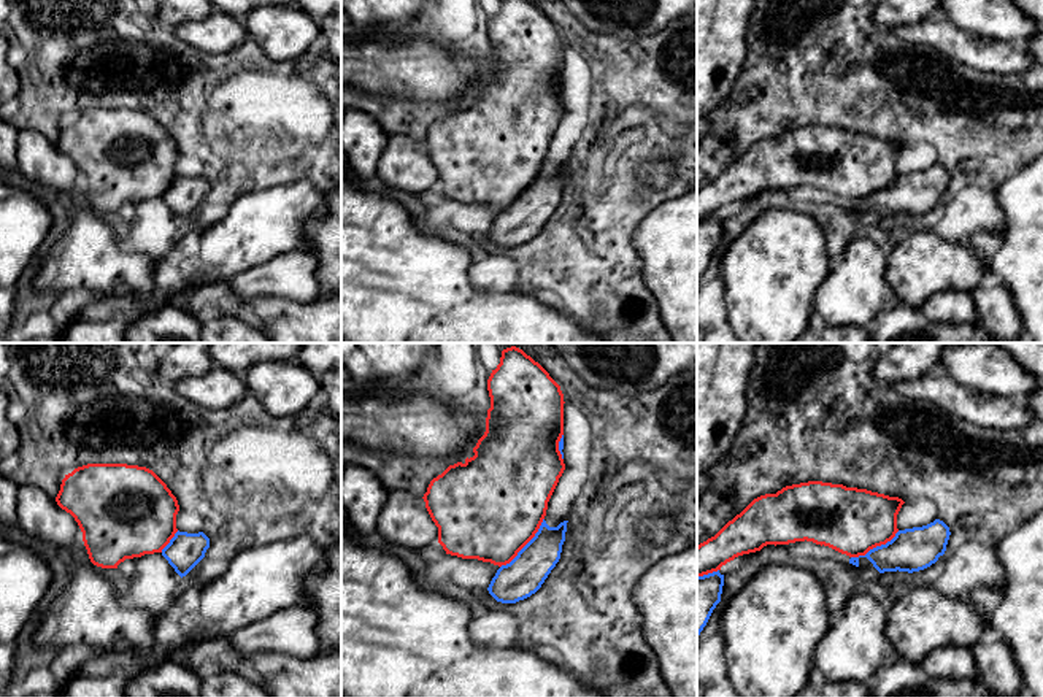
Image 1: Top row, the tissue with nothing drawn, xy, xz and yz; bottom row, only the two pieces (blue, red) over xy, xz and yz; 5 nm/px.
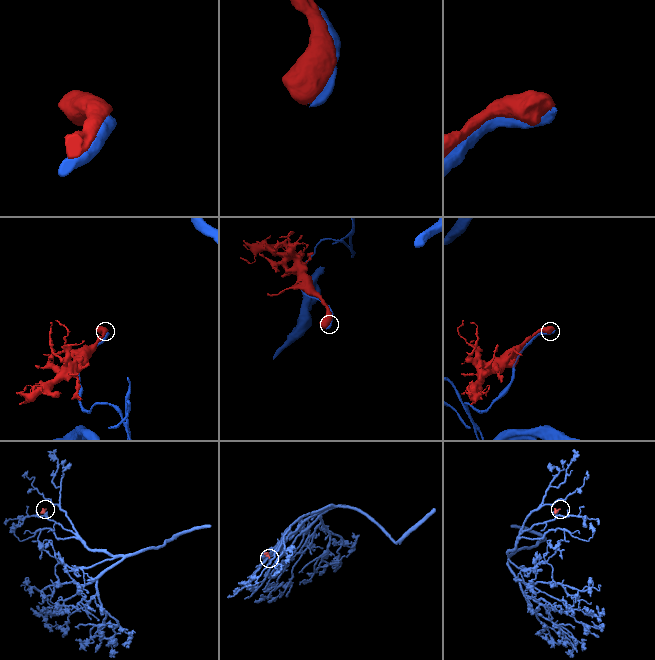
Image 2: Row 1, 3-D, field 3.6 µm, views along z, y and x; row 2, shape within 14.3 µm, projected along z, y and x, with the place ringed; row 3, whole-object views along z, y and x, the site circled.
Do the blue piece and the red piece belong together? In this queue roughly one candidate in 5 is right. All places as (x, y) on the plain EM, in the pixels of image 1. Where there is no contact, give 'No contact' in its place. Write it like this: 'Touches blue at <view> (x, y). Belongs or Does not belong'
Touches blue at xz (526, 189). Belongs

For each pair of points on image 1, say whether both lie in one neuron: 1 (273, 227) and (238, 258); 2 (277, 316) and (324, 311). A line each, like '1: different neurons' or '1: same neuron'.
1: same neuron
2: same neuron

